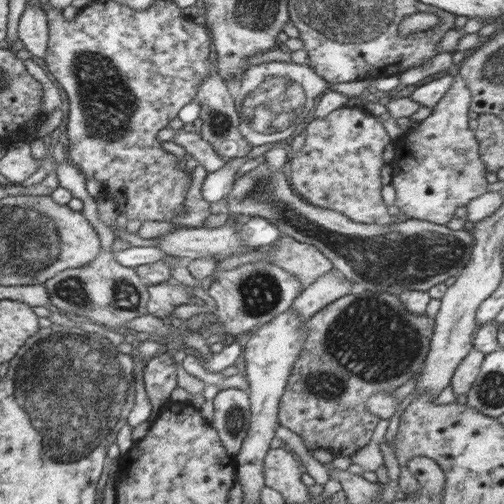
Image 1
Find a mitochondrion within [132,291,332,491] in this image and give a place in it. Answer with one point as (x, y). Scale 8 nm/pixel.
(232, 421)

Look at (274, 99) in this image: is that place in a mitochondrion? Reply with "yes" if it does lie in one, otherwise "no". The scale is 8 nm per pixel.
yes

